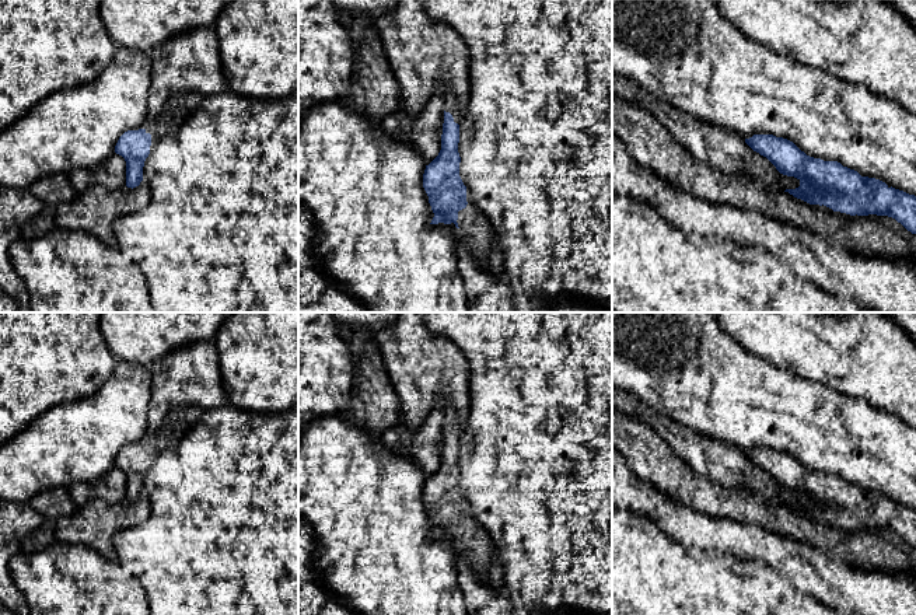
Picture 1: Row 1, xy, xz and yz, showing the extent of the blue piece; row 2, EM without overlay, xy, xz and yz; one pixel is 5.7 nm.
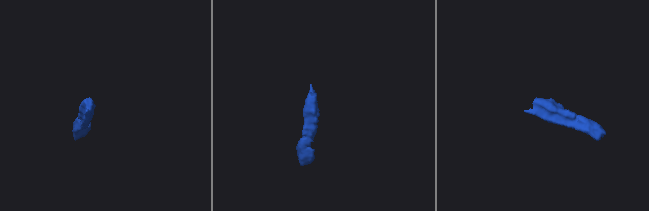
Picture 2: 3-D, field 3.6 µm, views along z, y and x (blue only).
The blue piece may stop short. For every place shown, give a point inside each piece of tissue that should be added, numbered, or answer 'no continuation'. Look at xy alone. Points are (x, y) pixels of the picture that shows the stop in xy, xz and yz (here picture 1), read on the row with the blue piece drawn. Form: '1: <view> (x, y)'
no continuation

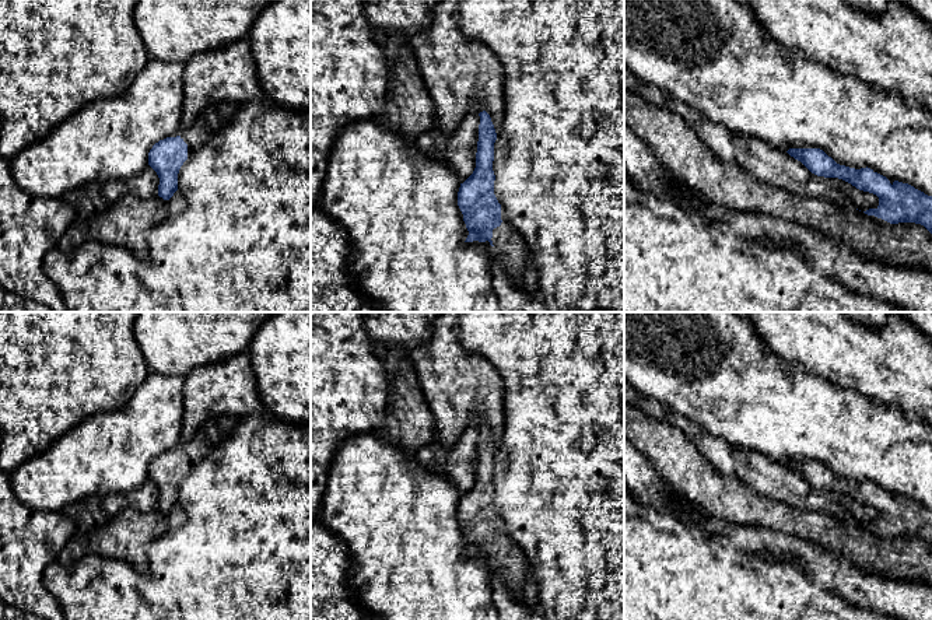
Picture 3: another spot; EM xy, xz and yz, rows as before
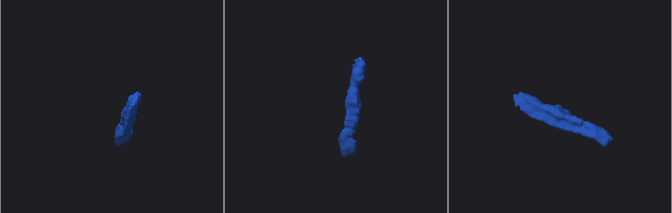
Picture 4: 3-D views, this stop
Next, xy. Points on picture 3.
no continuation

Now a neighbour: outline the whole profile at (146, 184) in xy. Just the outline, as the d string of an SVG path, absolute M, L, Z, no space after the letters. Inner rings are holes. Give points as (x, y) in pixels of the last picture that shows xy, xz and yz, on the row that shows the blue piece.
M147 165L143 172L129 179L111 179L102 183L102 193L112 204L123 195L134 195L140 197L151 197L158 195L160 178L157 172Z

